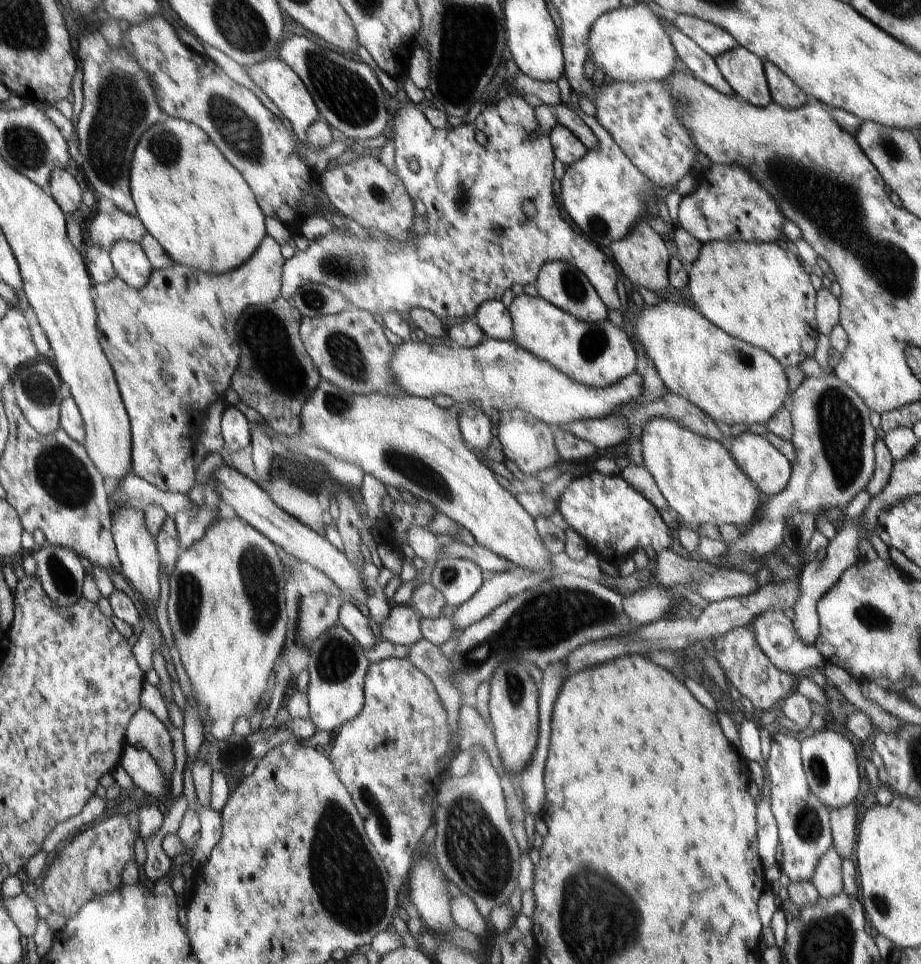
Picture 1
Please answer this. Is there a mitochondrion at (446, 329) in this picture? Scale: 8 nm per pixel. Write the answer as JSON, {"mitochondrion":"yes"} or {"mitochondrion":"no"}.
{"mitochondrion":"no"}

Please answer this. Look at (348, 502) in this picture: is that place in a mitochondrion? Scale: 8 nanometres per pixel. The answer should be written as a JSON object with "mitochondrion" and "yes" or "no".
{"mitochondrion":"no"}

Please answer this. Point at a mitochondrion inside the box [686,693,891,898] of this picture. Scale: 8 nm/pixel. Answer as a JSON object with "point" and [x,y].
{"point":[808,827]}

